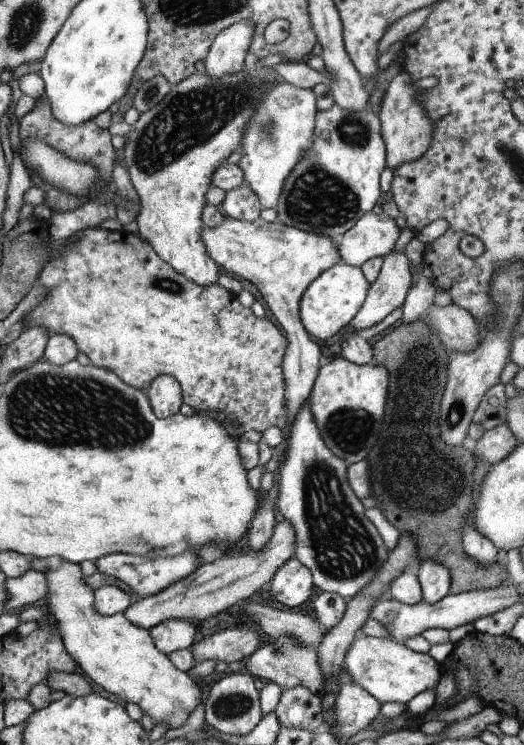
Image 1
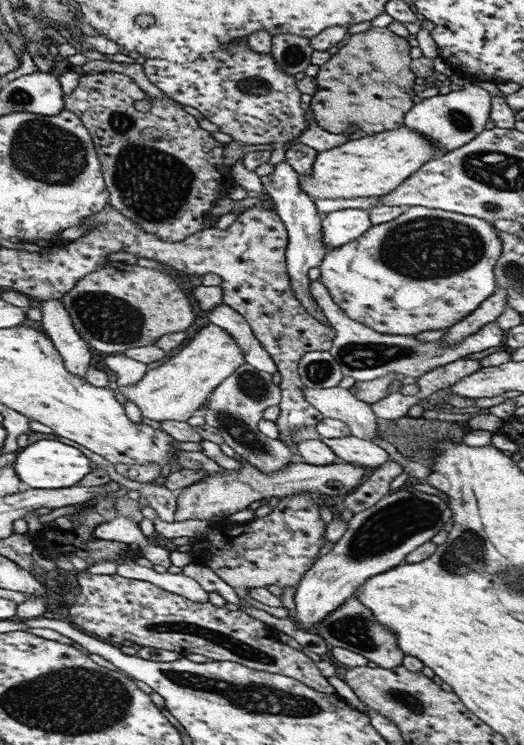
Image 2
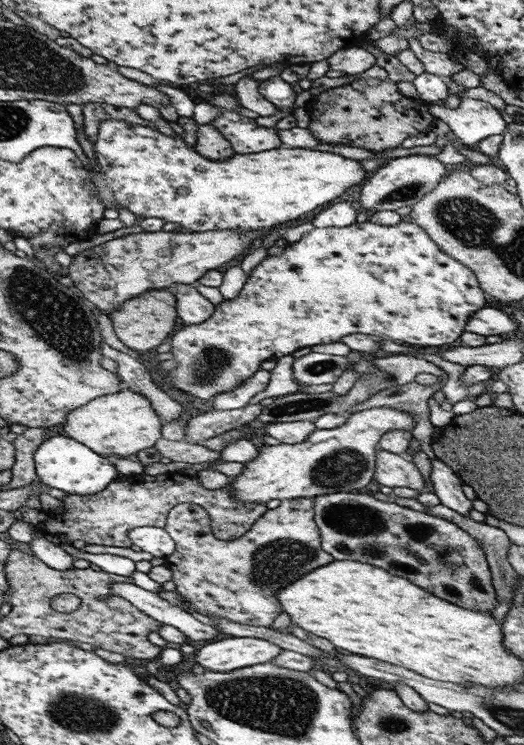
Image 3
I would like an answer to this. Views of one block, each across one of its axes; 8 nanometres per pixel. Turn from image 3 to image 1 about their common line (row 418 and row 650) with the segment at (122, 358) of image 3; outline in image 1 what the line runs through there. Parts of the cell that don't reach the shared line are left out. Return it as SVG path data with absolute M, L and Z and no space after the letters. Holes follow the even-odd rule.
M168 619L150 629L154 644L164 653L176 652L180 649L189 649L194 644L196 623Z

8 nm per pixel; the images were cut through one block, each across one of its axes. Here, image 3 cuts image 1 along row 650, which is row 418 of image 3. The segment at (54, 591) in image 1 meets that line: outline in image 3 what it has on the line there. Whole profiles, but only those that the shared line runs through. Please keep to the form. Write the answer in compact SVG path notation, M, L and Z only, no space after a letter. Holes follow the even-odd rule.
M126 388L118 394L102 396L89 405L74 410L67 416L63 424L66 436L85 443L86 446L97 451L98 454L108 456L127 457L136 454L144 448L150 448L161 439L163 422L150 406L148 398L138 392Z

